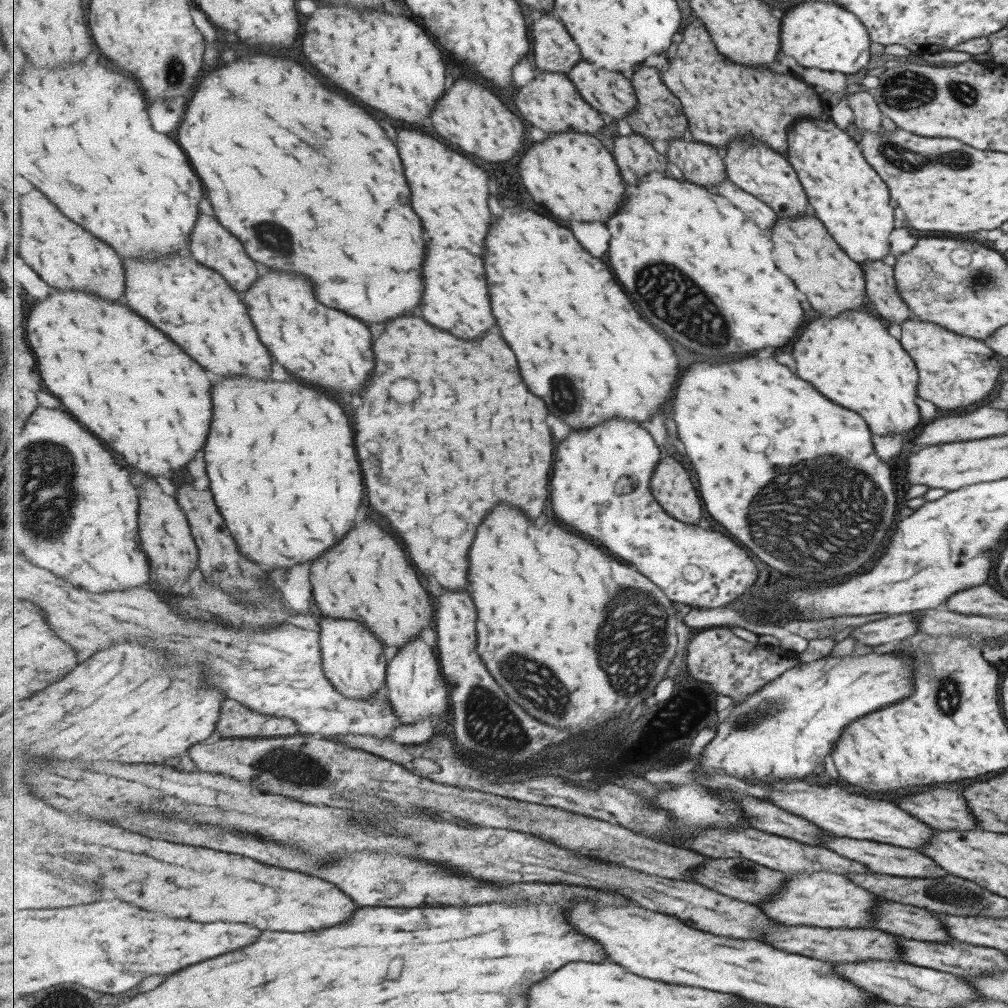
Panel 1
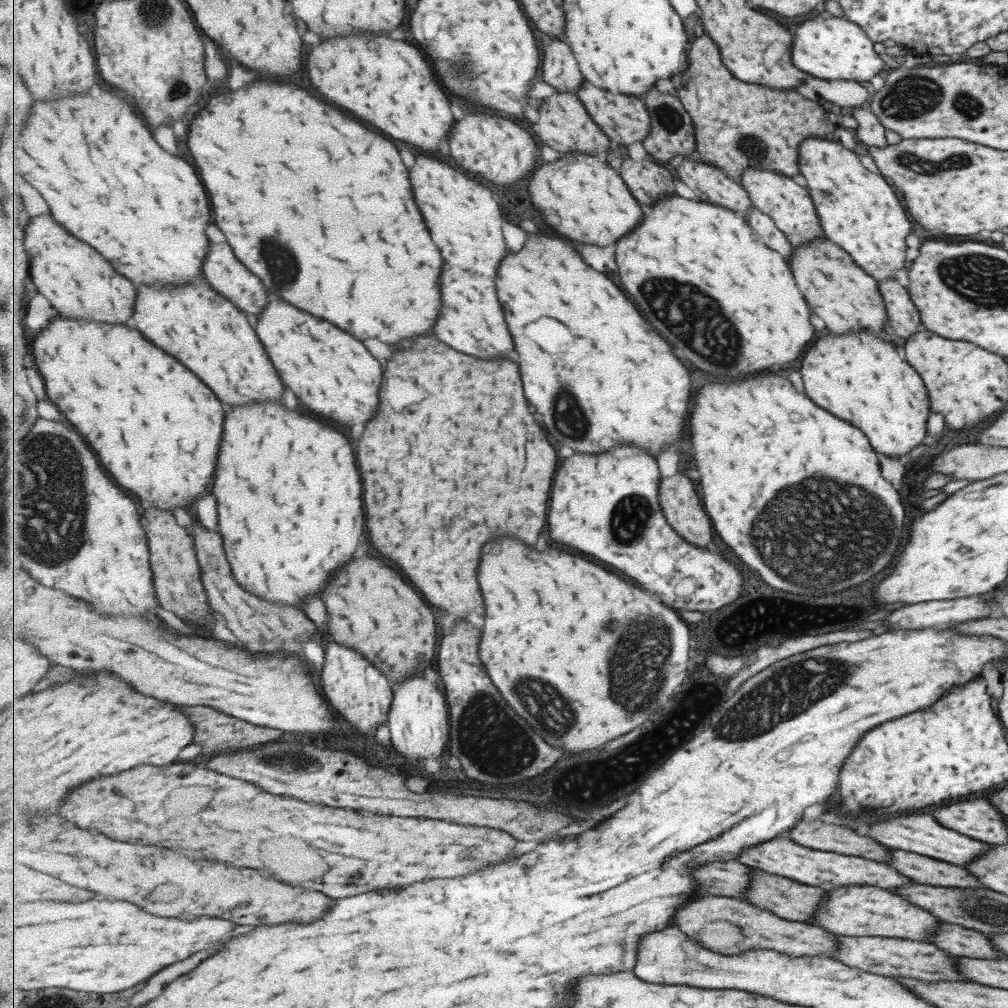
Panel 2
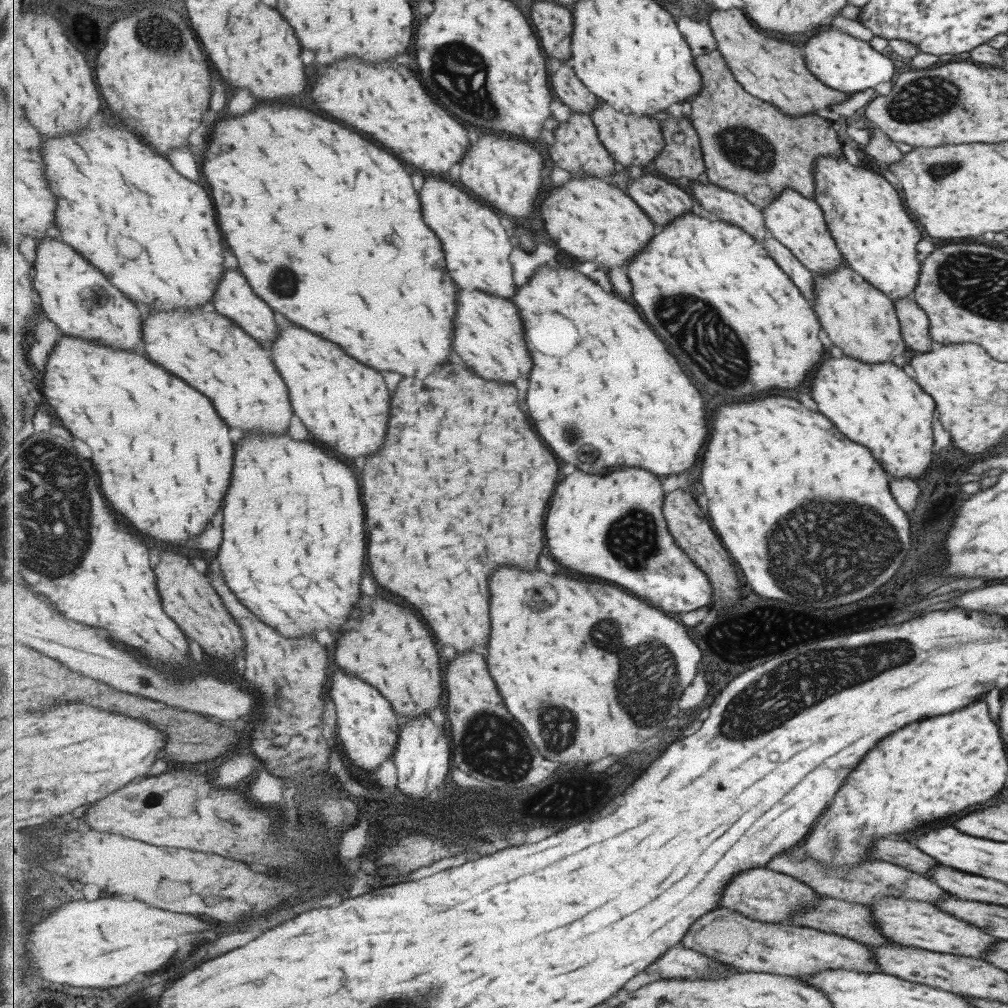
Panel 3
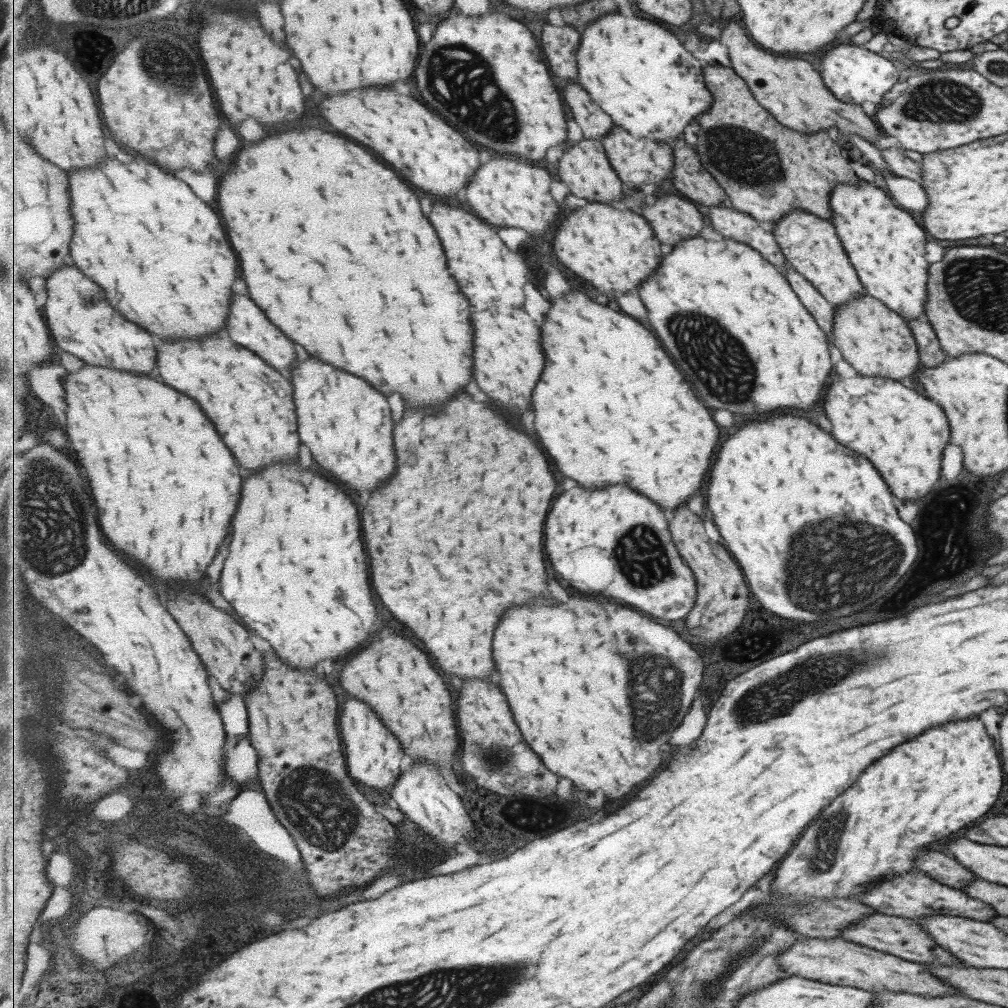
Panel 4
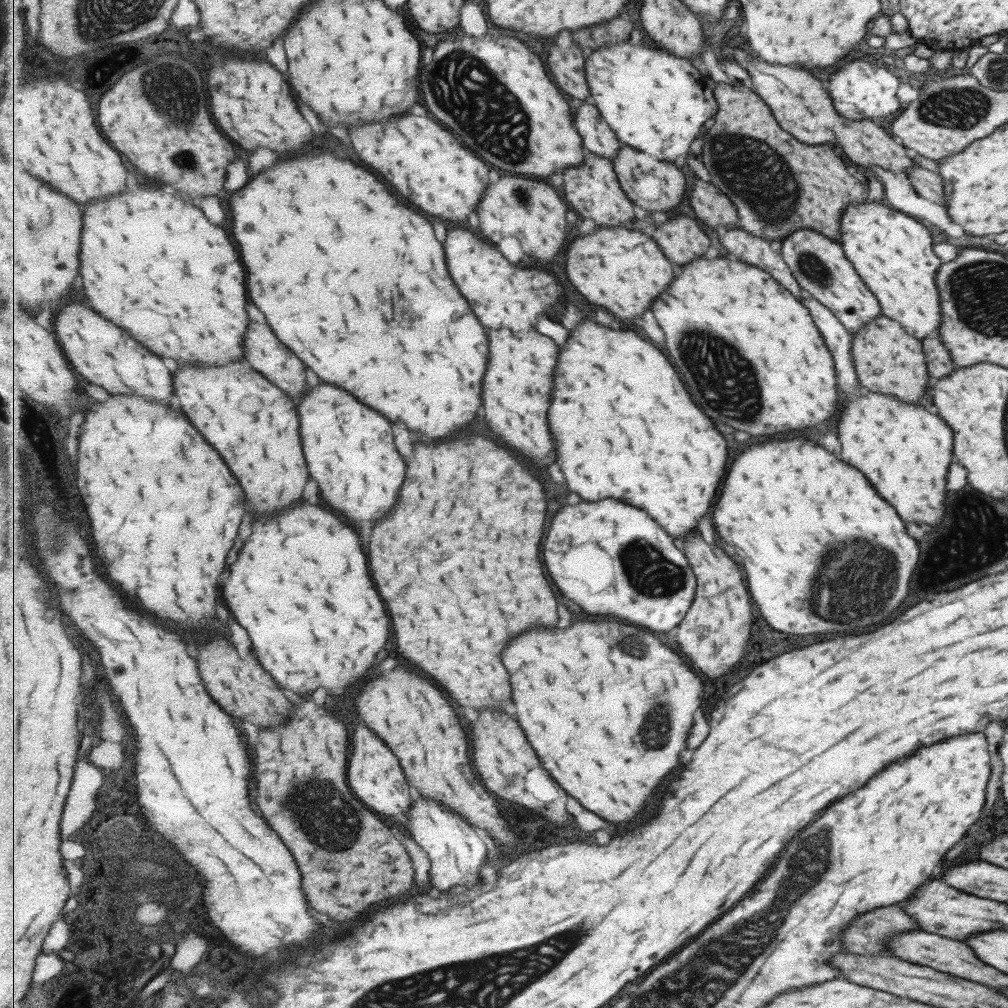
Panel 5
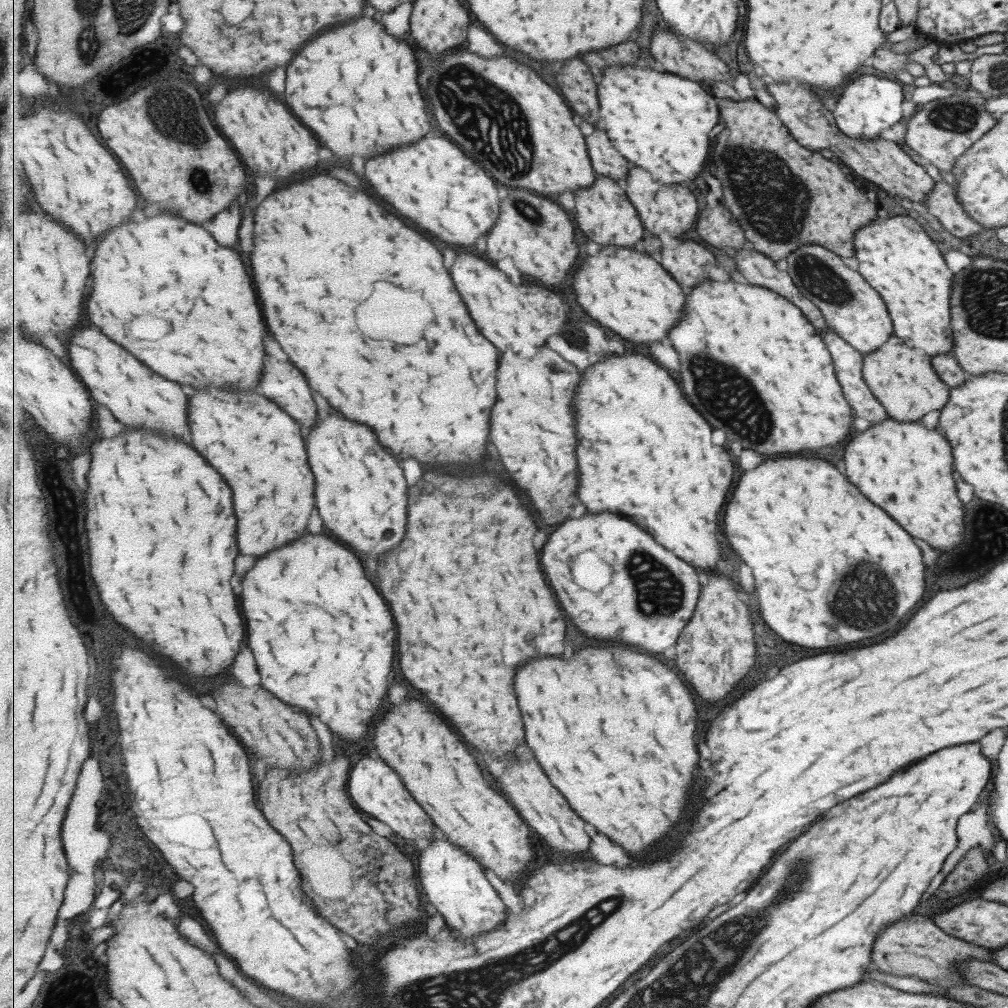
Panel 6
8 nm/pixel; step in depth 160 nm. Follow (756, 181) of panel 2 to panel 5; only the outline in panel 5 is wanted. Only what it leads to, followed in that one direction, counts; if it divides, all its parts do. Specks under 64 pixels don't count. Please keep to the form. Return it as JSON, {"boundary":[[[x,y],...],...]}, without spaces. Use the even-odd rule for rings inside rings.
{"boundary":[[[800,228],[781,241],[780,256],[800,288],[811,298],[825,305],[850,334],[880,315],[877,299],[863,284],[852,264],[845,259],[840,243],[829,240],[822,233]]]}

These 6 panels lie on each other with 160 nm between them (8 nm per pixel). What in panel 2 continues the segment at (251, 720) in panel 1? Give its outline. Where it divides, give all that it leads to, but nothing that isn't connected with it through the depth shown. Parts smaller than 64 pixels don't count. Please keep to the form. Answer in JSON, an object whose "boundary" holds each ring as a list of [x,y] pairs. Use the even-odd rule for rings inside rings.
{"boundary":[[[194,706],[183,707],[182,710],[188,714],[190,720],[195,727],[194,744],[201,747],[200,753],[205,756],[212,756],[212,754],[219,755],[219,752],[228,750],[238,751],[241,748],[251,748],[253,744],[261,744],[262,742],[271,742],[275,738],[279,738],[283,734],[283,730],[267,728],[266,726],[259,726],[239,720],[234,716],[229,716],[218,708],[211,708],[209,706]]]}

